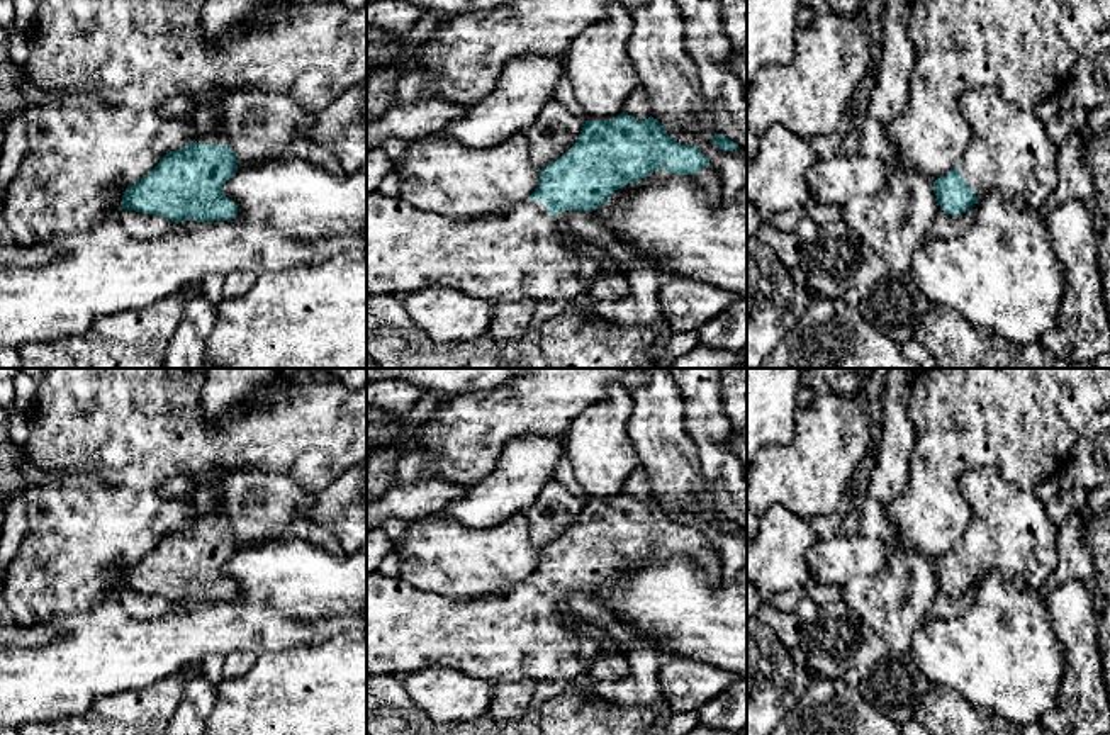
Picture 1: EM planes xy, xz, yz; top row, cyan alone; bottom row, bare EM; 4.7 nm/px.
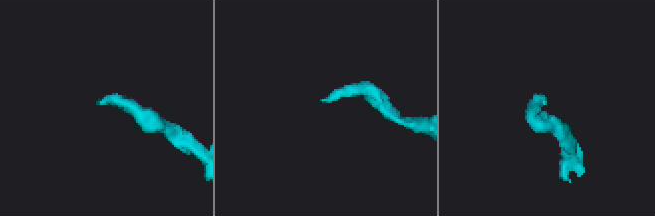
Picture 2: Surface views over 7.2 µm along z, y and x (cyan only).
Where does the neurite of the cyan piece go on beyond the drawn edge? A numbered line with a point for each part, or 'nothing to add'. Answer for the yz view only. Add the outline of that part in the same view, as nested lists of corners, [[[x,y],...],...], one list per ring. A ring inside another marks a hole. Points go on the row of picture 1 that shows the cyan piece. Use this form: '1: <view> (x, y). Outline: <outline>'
1: yz (1010, 150). Outline: [[[995,87],[964,92],[959,110],[971,129],[967,149],[957,165],[967,187],[978,199],[998,190],[1006,200],[1018,199],[1040,212],[1056,190],[1061,165],[1059,146],[1051,139],[1046,124],[1034,110],[1008,102]]]

